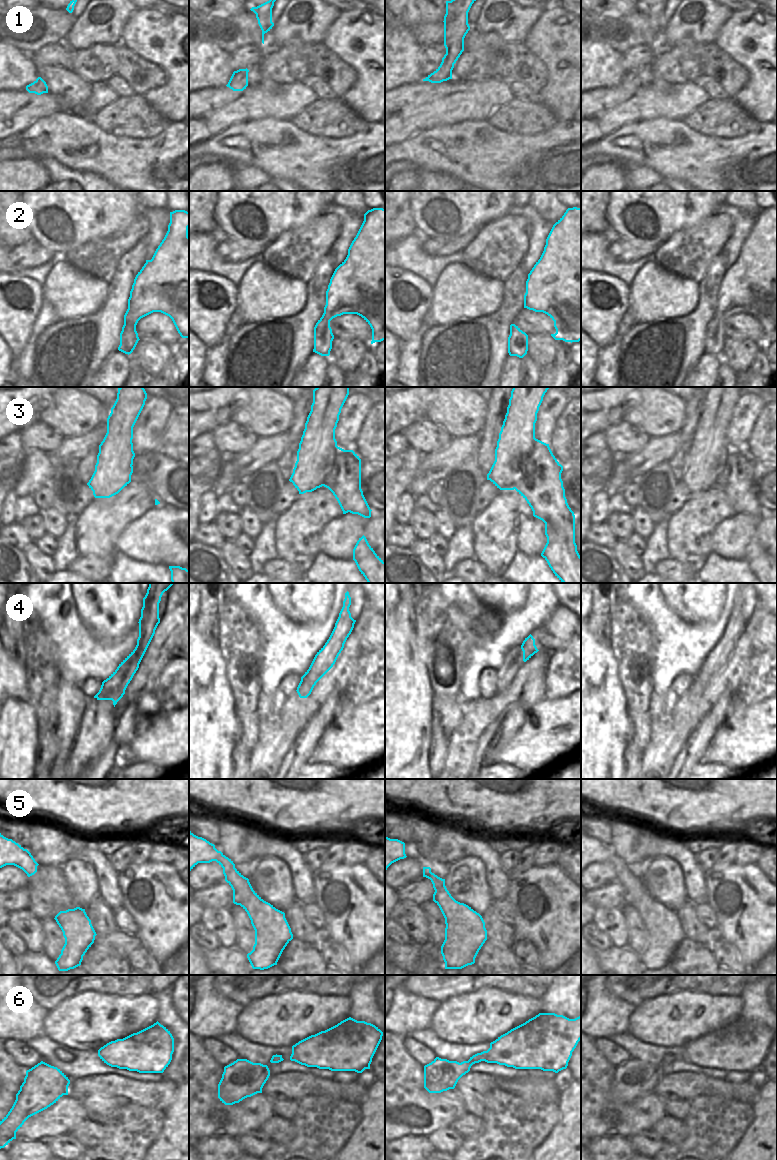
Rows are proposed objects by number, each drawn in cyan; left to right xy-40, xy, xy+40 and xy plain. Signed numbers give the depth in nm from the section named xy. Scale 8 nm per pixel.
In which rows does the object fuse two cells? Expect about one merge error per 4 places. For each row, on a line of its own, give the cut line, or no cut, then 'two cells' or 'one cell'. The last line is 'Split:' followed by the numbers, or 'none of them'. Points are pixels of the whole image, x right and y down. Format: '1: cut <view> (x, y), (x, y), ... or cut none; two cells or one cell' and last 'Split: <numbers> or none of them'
1: cut none; one cell
2: cut none; one cell
3: cut xy+40 (535, 438), (527, 453), (515, 455), (509, 461), (513, 488); two cells
4: cut none; one cell
5: cut none; one cell
6: cut none; one cell
Split: 3

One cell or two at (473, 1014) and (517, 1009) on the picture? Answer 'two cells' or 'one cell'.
one cell

